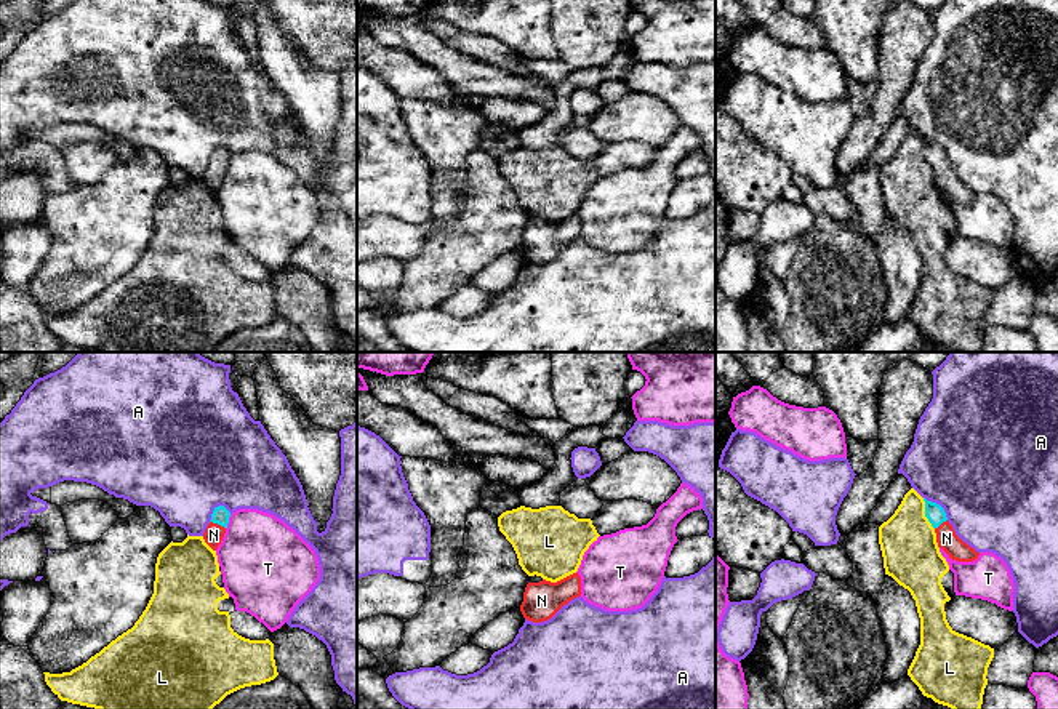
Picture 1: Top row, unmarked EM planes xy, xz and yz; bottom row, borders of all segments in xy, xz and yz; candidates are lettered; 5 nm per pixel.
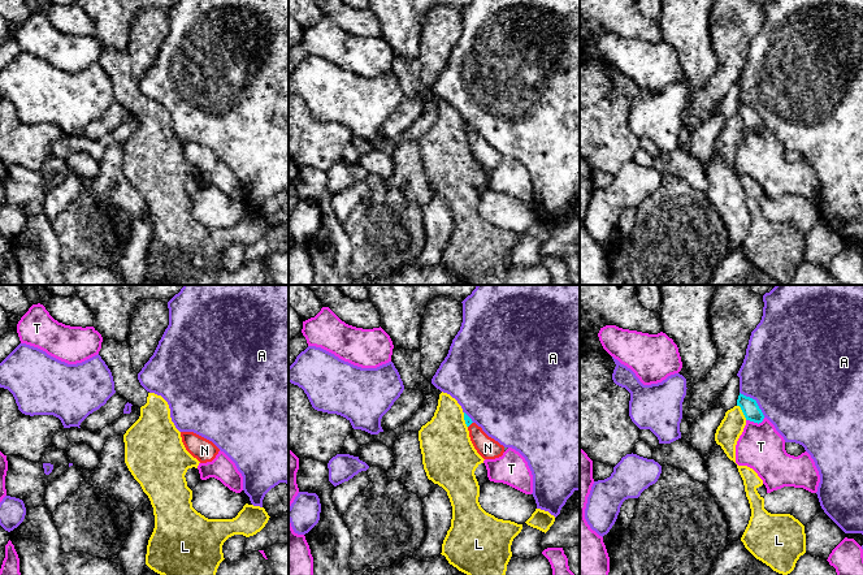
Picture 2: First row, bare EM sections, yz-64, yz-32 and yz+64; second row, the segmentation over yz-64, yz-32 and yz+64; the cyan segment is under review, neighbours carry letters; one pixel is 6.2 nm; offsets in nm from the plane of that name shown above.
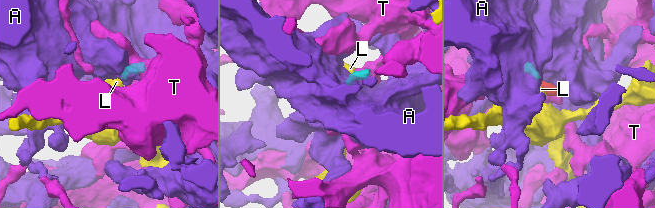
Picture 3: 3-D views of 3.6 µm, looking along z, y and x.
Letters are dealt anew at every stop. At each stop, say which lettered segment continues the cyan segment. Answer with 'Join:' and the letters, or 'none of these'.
Join: N

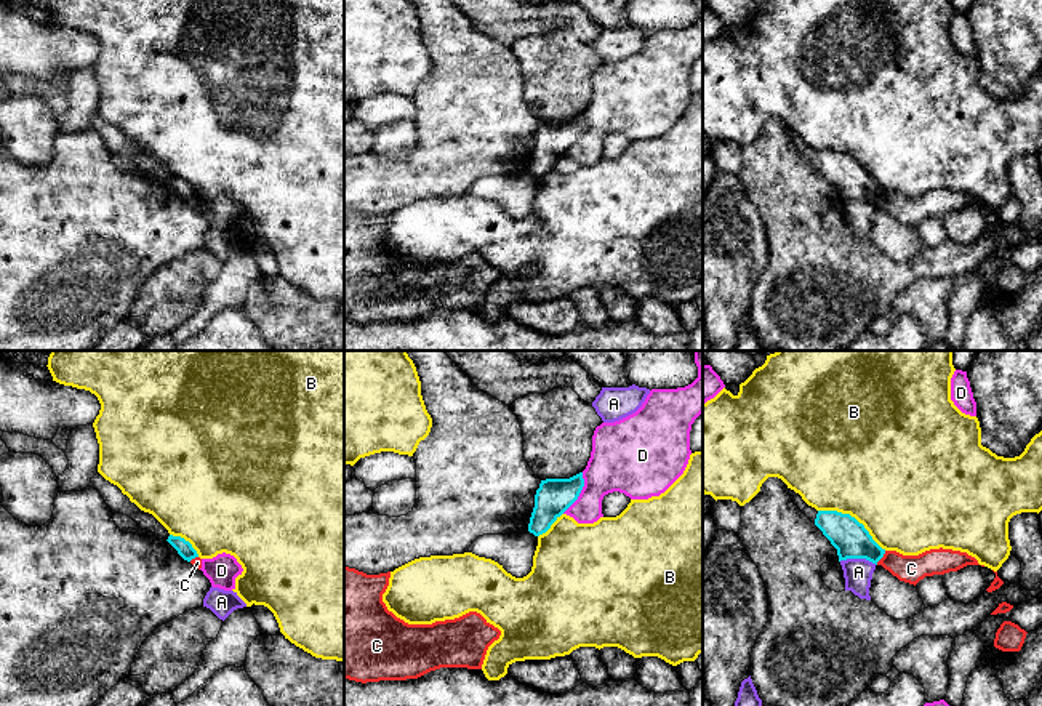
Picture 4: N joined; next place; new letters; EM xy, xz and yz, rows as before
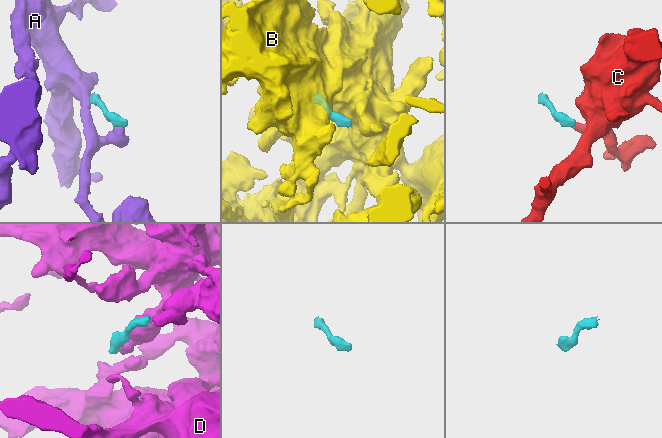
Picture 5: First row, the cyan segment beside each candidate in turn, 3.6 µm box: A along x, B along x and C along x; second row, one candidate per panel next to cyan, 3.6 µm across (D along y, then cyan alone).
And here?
Join: C

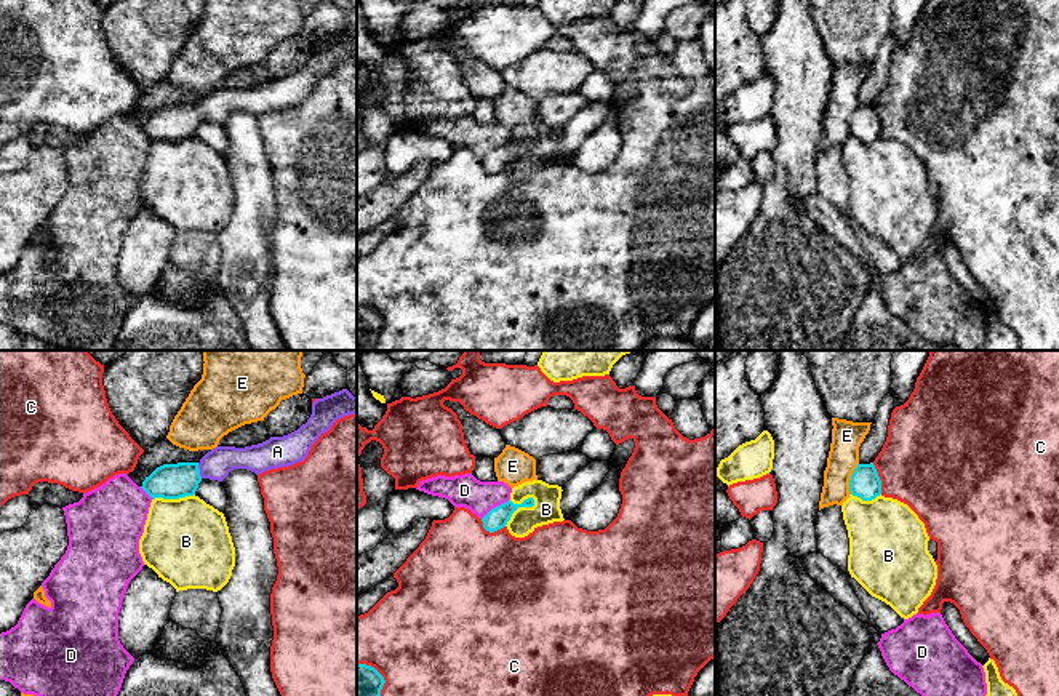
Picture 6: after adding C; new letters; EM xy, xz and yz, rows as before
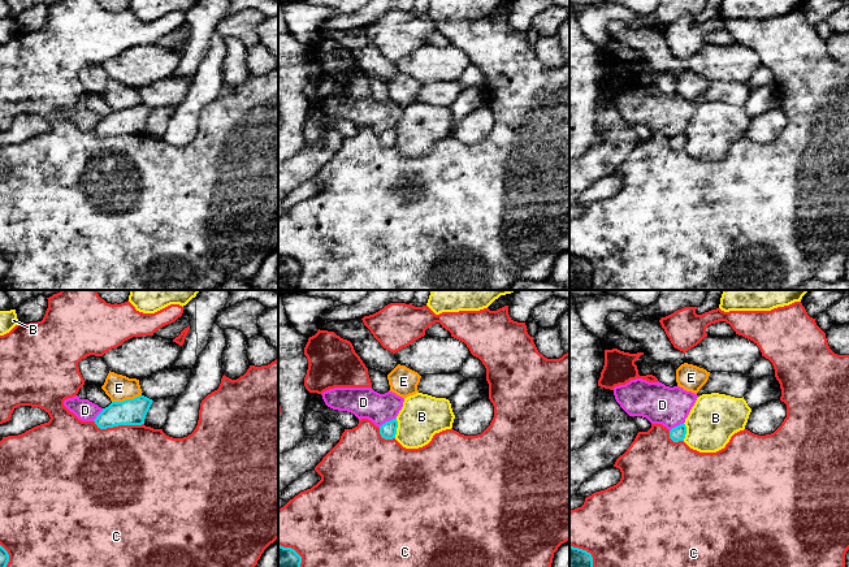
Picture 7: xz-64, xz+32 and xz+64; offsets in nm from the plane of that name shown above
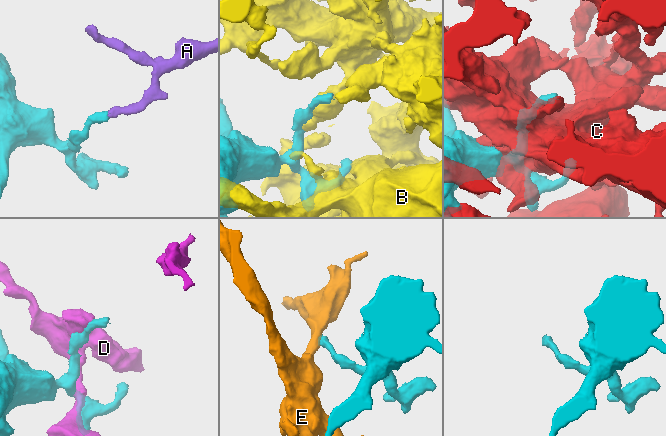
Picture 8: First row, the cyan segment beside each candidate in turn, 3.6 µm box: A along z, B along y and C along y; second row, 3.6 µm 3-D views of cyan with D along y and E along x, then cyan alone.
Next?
Join: A

